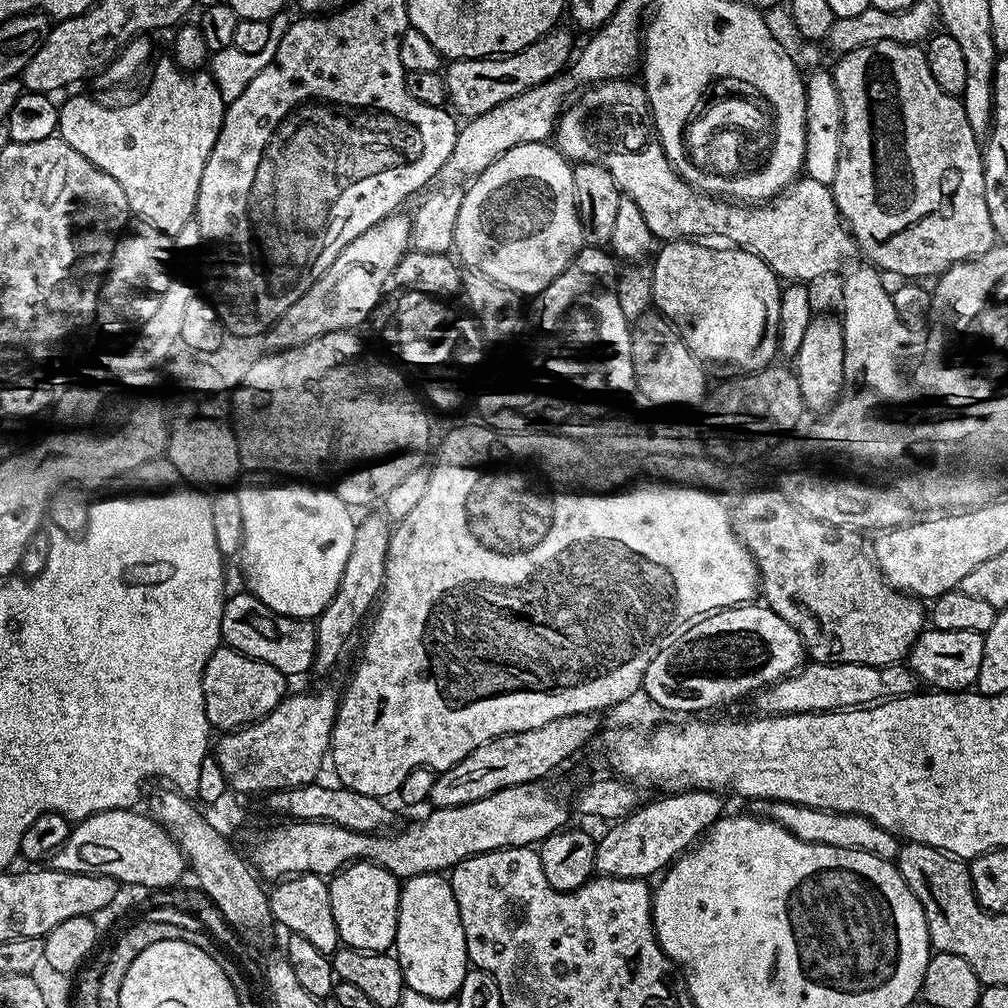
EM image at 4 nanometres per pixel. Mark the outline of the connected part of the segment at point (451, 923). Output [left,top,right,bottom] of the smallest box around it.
[394,872,470,1000]

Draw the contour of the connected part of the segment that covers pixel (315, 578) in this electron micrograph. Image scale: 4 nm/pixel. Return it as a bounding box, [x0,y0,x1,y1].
[238,482,357,620]

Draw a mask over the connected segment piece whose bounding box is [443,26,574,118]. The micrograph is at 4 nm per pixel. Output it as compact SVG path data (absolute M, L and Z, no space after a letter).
M560 26L508 56L494 56L487 60L453 60L447 65L448 72L443 73L447 103L461 117L481 116L486 114L486 110L494 110L494 106L561 75L573 56L572 36Z

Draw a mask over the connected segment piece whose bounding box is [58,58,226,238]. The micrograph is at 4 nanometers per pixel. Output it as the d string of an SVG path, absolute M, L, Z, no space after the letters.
M165 58L165 60L158 61L156 65L154 64L151 65L153 76L149 78L144 93L137 100L130 101L129 104L120 104L117 108L111 108L110 105L103 104L100 100L91 100L88 96L72 96L65 104L61 103L59 105L60 126L58 135L67 144L74 146L74 150L78 150L78 154L82 154L82 158L86 158L94 166L98 166L98 170L110 174L110 178L114 178L114 182L118 182L118 186L122 186L122 194L126 194L128 210L133 217L137 216L140 222L143 222L147 227L157 228L165 236L175 238L178 230L182 230L182 226L186 226L186 222L193 220L196 215L198 186L202 182L202 170L206 170L206 158L210 158L210 150L214 150L214 142L218 138L220 127L224 121L226 103L222 98L219 86L208 70L185 70L179 68L175 60L171 58Z

